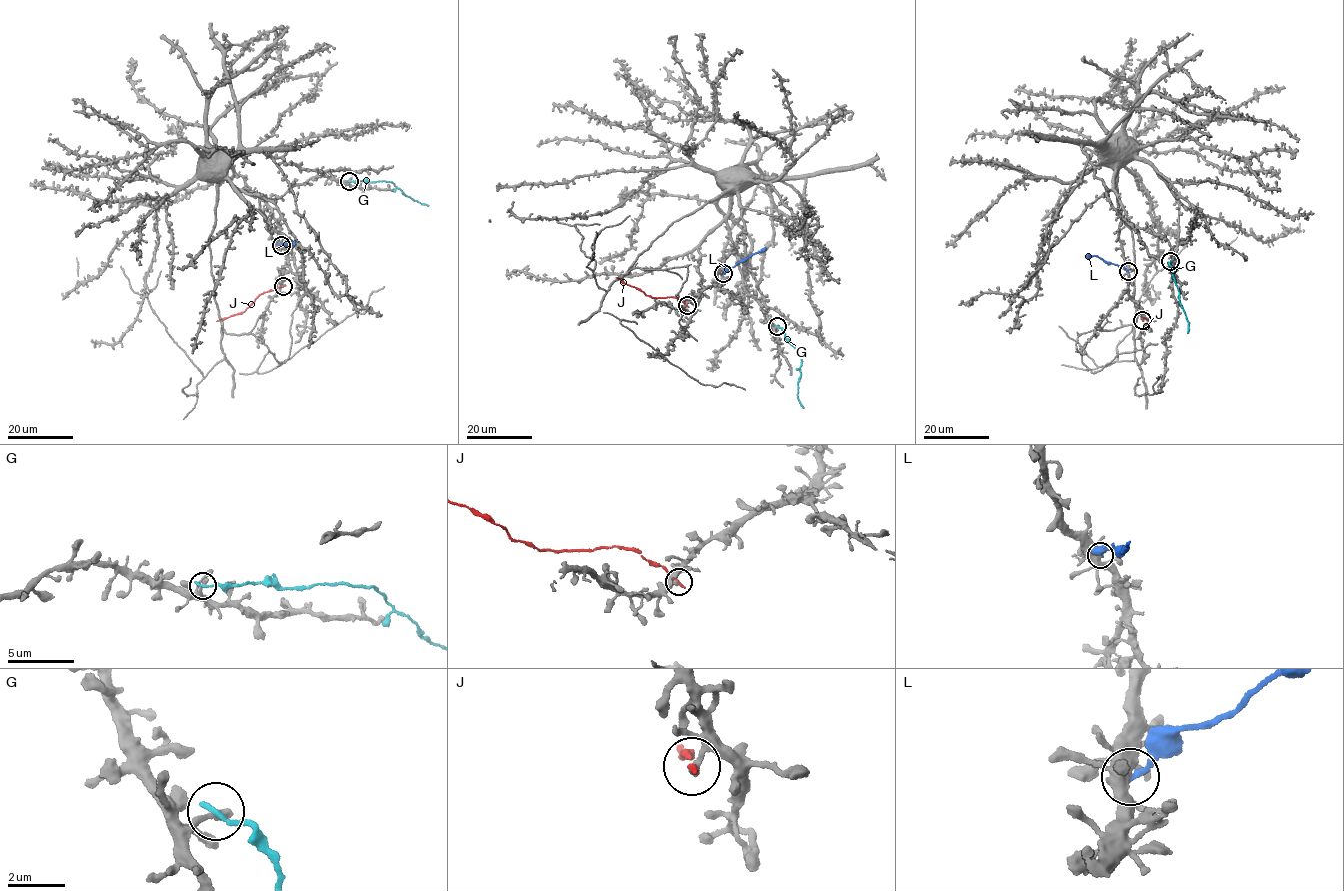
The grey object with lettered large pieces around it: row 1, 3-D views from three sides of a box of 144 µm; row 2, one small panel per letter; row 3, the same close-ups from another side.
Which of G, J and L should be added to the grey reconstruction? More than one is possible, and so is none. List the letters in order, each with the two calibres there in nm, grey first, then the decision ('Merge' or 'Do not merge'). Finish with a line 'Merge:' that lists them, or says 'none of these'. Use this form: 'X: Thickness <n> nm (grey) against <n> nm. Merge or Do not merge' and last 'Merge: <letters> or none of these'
G: Thickness 320 nm (grey) against 200 nm. Do not merge
J: Thickness 200 nm (grey) against 160 nm. Do not merge
L: Thickness 380 nm (grey) against 220 nm. Do not merge
Merge: none of these

